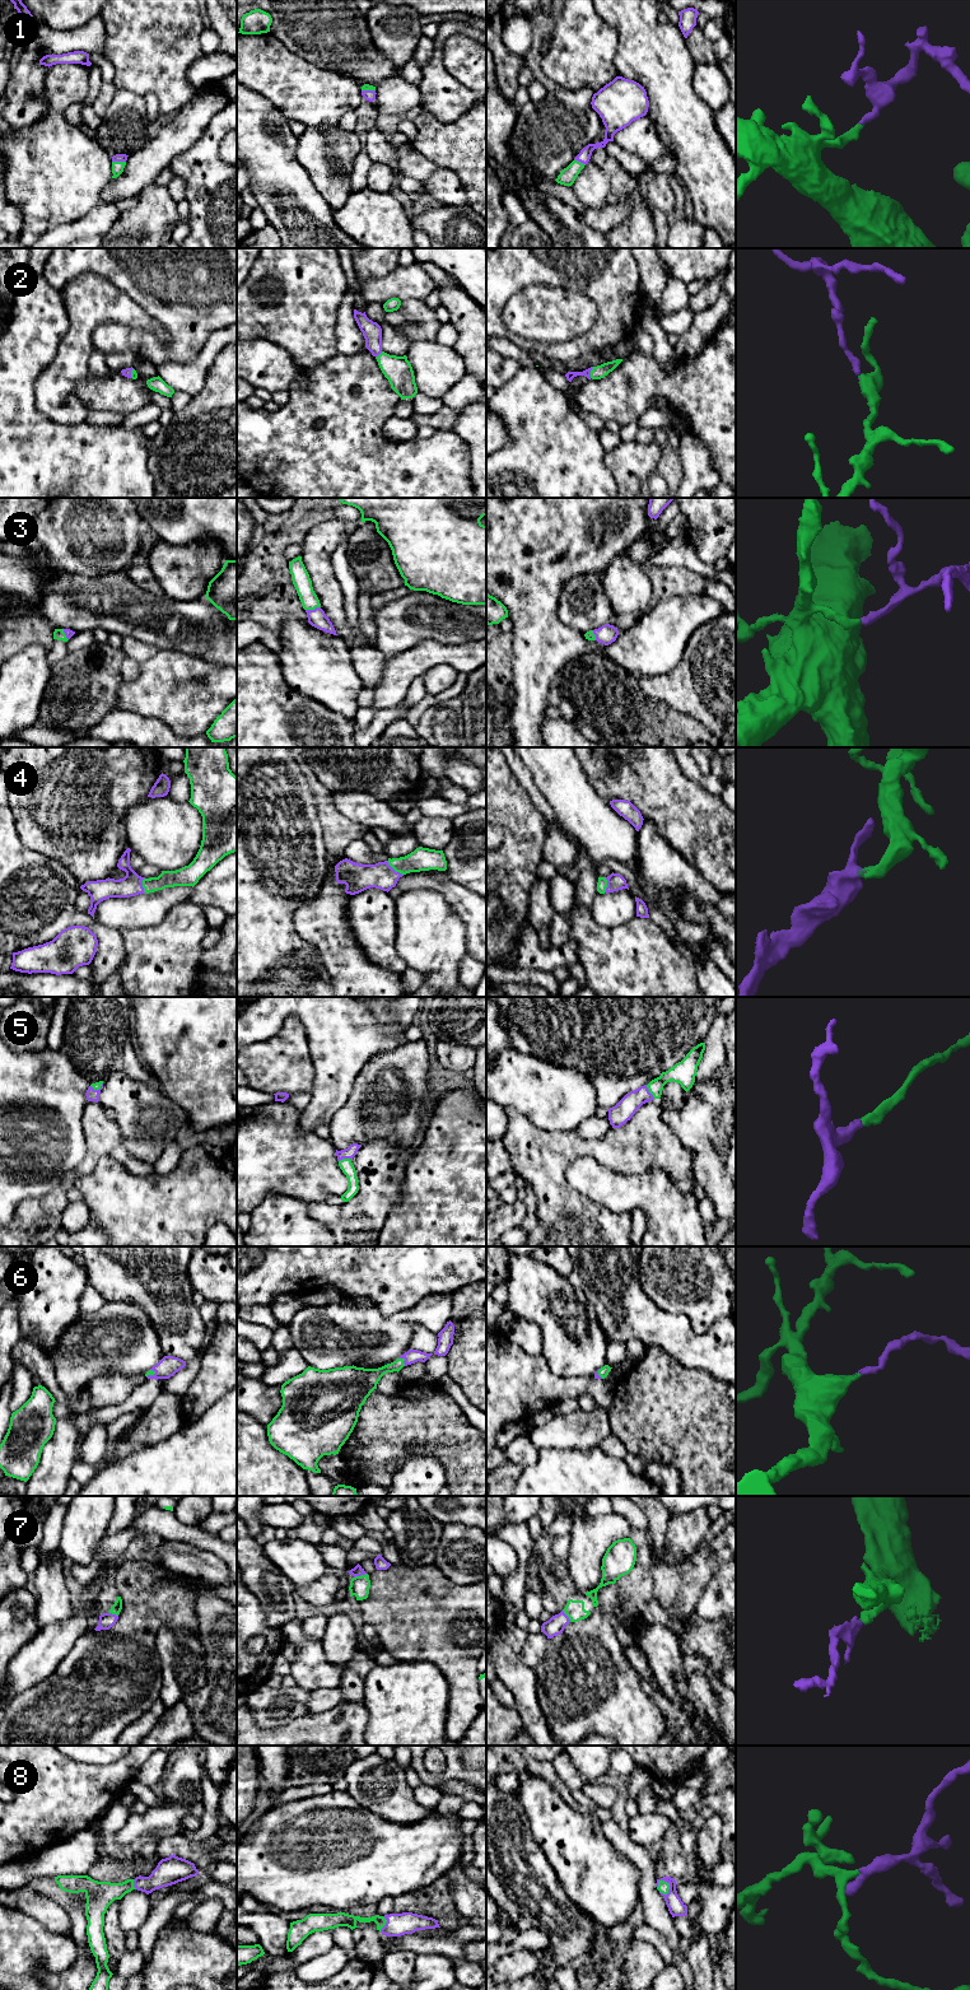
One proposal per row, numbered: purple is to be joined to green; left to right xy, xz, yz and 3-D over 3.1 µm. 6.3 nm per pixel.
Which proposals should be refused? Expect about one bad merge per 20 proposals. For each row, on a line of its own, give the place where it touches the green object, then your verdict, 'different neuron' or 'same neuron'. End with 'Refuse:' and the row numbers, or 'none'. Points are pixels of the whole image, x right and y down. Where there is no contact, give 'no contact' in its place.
1: xy (119, 162) | same neuron
2: yz (591, 372) | same neuron
3: xz (312, 609) | same neuron
4: xz (395, 870) | same neuron
5: yz (649, 1091) | same neuron
6: xz (404, 1360) | same neuron
7: xz (359, 1576) | same neuron
8: yz (668, 1884) | same neuron
Refuse: none

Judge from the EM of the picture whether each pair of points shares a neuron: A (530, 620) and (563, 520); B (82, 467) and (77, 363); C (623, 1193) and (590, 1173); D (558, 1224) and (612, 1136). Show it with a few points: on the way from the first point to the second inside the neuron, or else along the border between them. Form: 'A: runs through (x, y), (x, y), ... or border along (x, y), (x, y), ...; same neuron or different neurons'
A: runs through (531, 595), (531, 557), (537, 545); same neuron
B: border along (50, 418), (65, 424), (78, 424), (84, 420); different neurons
C: runs through (615, 1192), (597, 1180); same neuron
D: runs through (558, 1196), (558, 1166), (577, 1147), (584, 1147); same neuron

